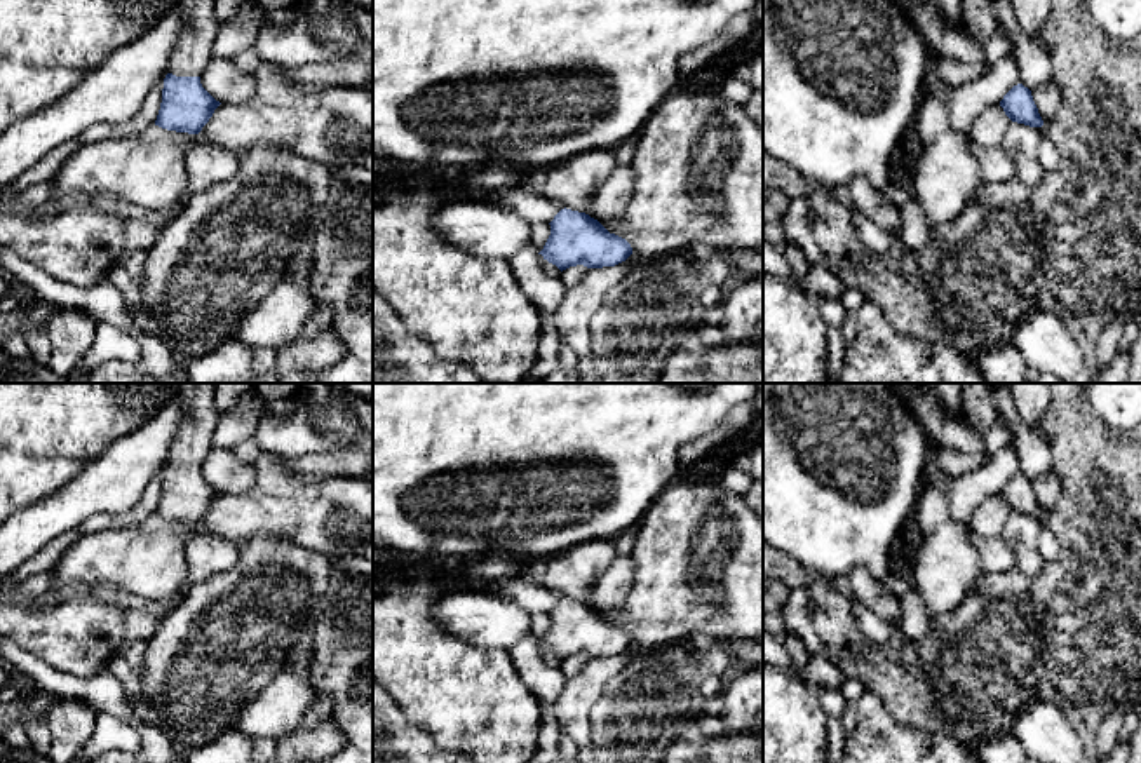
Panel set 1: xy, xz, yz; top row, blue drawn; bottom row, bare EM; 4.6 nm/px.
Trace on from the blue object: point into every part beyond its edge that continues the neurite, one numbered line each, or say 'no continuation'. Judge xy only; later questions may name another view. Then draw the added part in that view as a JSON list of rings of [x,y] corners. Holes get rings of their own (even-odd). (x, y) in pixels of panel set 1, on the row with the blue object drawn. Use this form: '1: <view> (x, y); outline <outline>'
1: xy (194, 51); outline [[[178,0],[183,17],[178,44],[171,54],[169,73],[200,77],[213,61],[213,45],[219,30],[214,16],[216,0]]]

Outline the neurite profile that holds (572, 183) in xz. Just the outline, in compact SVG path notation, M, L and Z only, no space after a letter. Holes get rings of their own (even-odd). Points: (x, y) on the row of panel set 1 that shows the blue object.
M611 148L589 150L549 167L543 195L566 209L587 214L596 192L615 169Z

